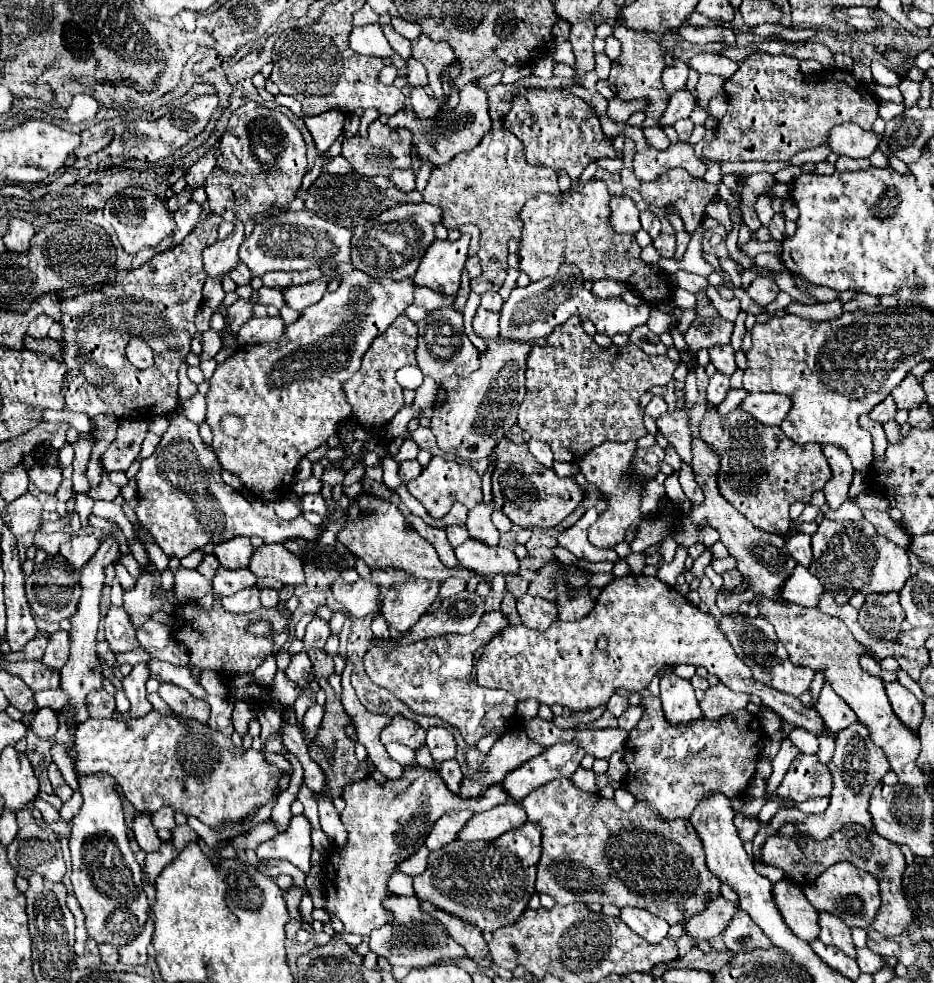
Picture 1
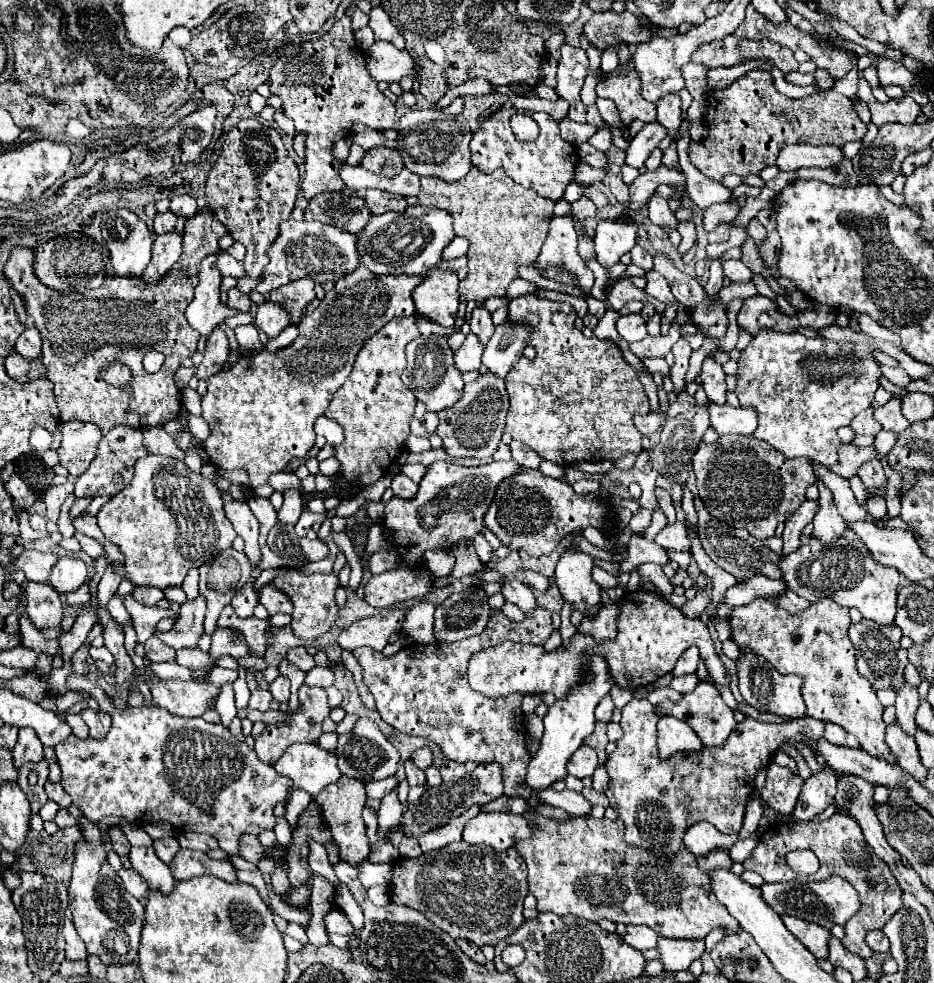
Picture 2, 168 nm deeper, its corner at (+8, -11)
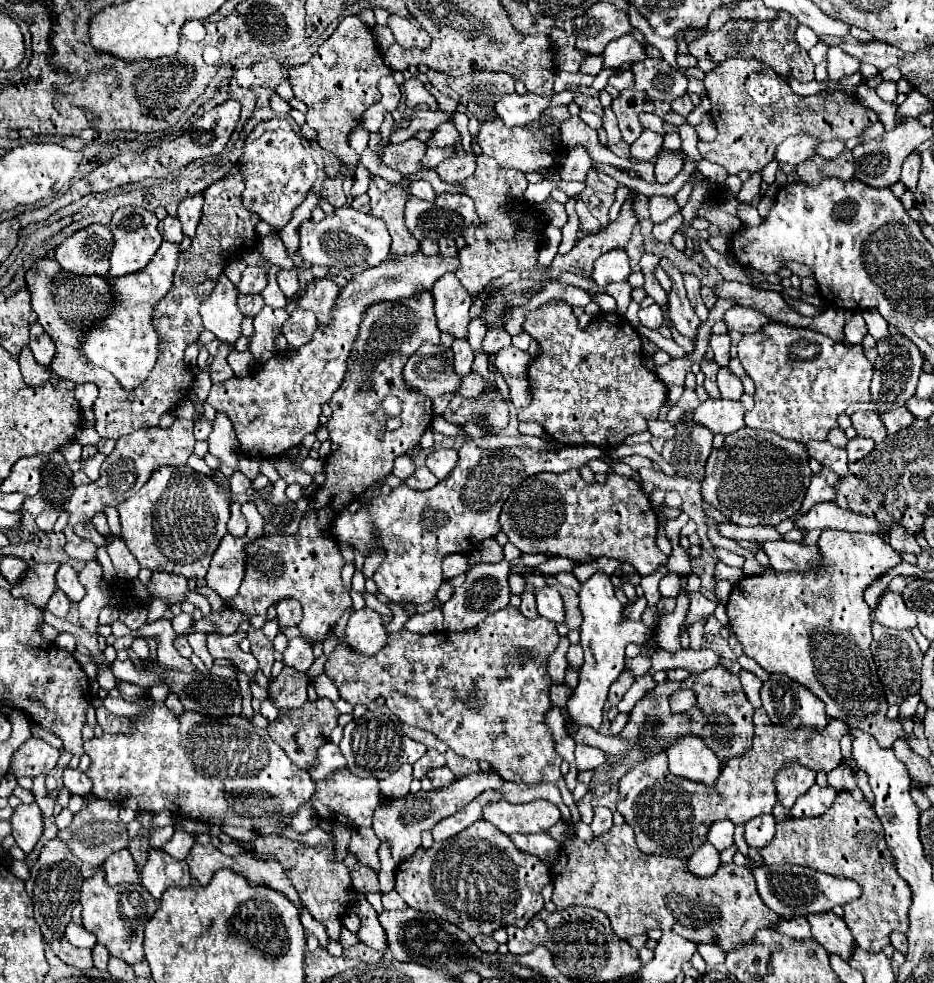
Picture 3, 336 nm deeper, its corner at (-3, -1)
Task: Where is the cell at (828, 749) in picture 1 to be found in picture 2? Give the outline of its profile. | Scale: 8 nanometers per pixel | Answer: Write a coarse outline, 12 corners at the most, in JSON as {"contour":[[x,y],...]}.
{"contour":[[832,770],[812,774],[802,786],[794,818],[824,812],[836,794]]}

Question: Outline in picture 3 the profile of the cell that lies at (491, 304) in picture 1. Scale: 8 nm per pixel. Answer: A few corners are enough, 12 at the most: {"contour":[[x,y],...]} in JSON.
{"contour":[[487,330],[483,352],[497,354],[511,346],[511,336],[505,330]]}

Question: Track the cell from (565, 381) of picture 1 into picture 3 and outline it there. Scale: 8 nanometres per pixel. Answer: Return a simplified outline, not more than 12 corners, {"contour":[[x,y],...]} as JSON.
{"contour":[[561,300],[527,314],[527,376],[559,444],[617,448],[667,386],[619,314],[587,328]]}

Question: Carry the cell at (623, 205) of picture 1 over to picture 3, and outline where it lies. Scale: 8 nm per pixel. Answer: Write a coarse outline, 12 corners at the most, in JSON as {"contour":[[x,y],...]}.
{"contour":[[623,250],[599,256],[593,282],[601,288],[629,276],[629,258]]}

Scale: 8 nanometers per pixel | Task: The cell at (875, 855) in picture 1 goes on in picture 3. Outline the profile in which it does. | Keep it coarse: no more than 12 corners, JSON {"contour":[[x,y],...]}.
{"contour":[[839,792],[775,826],[767,866],[855,880],[843,906],[859,948],[907,932],[911,888],[869,802]]}

